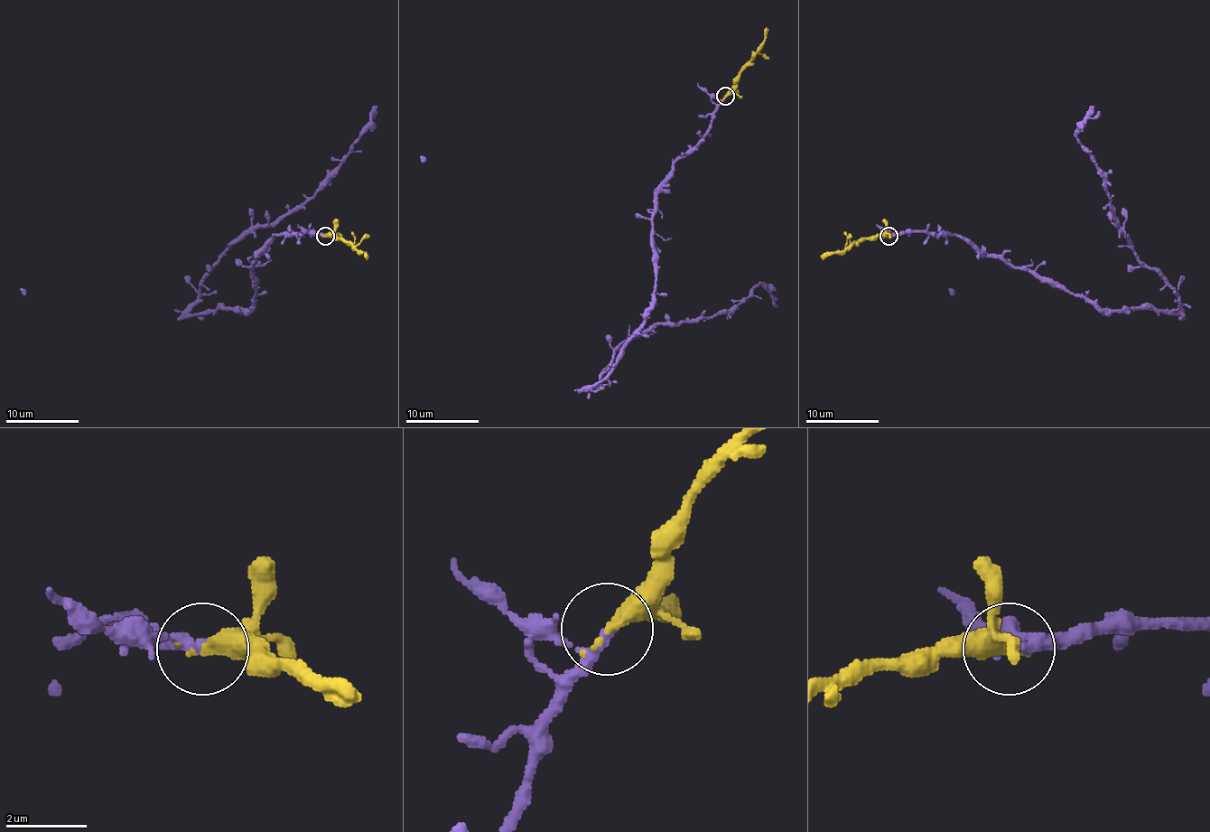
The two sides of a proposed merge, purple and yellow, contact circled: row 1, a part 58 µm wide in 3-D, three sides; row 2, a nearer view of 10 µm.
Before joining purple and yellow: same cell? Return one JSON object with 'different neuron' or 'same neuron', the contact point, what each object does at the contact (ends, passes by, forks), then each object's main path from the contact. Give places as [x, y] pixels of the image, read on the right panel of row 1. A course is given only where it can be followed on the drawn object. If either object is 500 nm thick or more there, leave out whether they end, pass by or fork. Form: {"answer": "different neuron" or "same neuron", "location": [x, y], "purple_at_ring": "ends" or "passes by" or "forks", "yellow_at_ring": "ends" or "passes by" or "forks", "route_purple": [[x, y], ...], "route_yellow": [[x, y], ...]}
{"answer": "same neuron", "location": [888, 236], "purple_at_ring": "passes by", "yellow_at_ring": "ends", "route_purple": [[889, 236], [954, 234], [1101, 309], [1177, 313], [1177, 293], [1117, 227], [1106, 176], [1077, 137], [1093, 107]], "route_yellow": [[889, 236], [860, 238], [843, 250], [820, 256]]}

